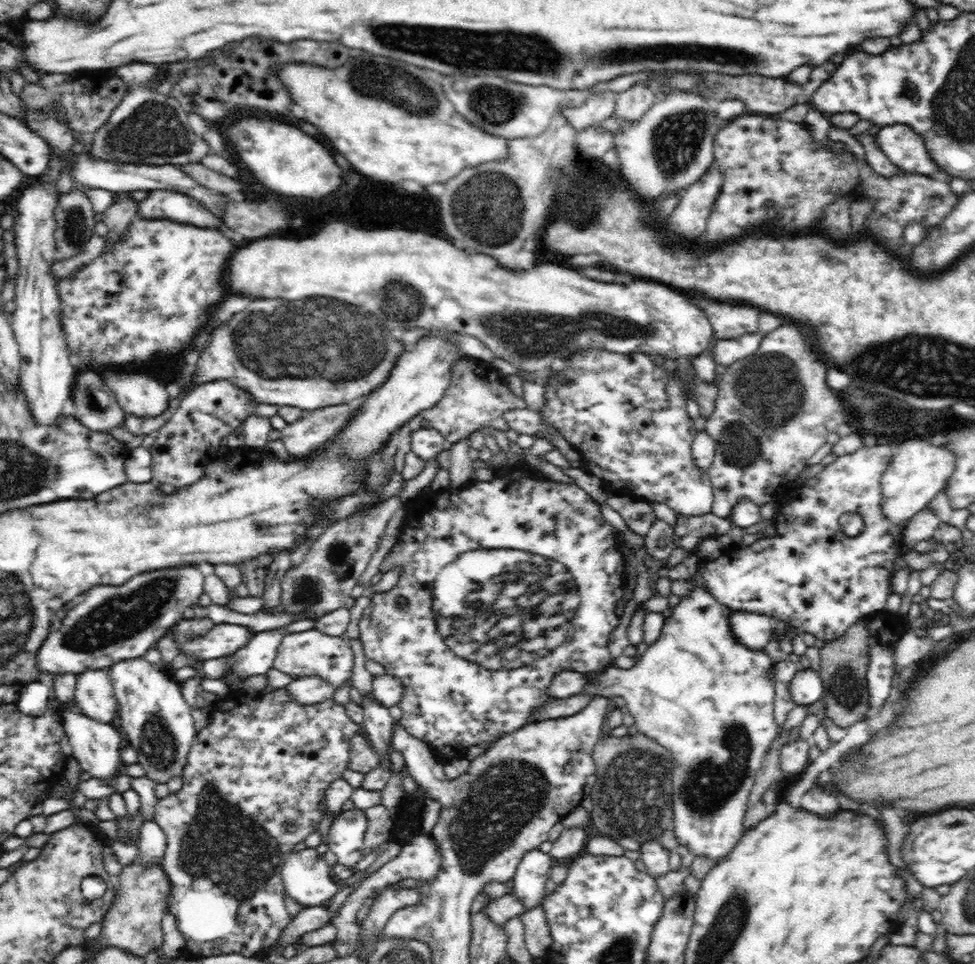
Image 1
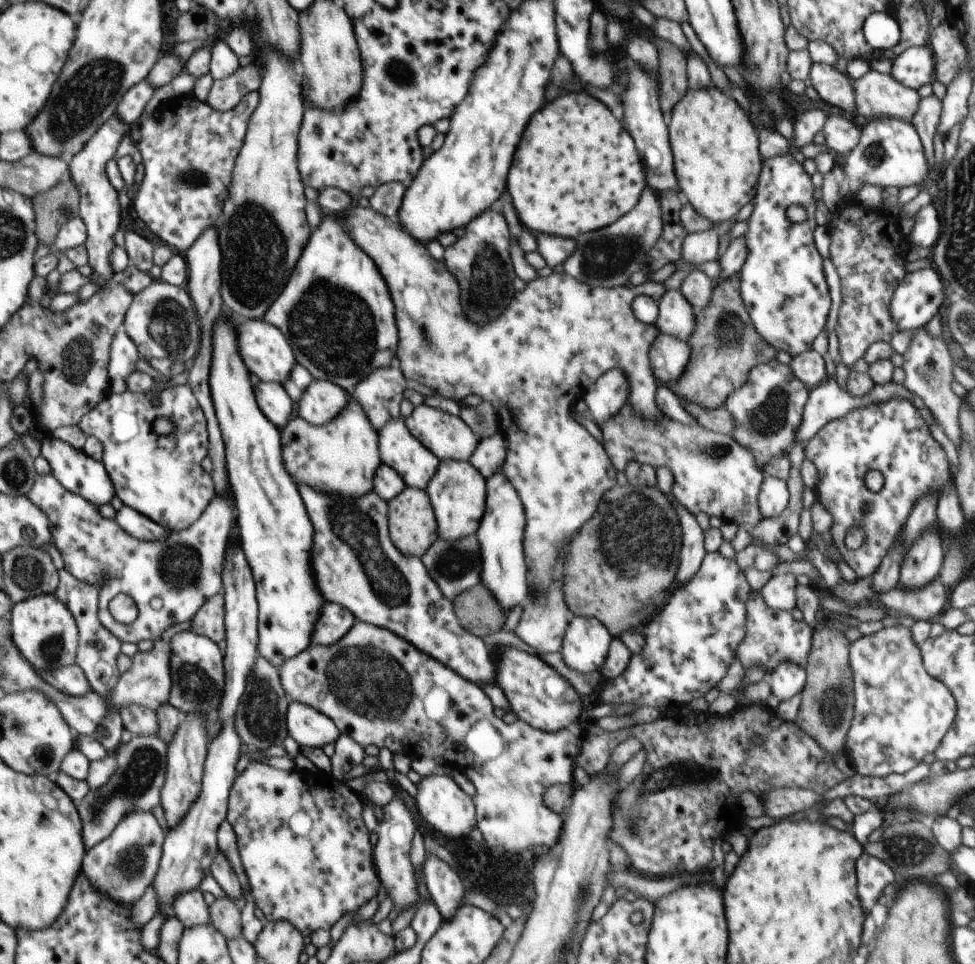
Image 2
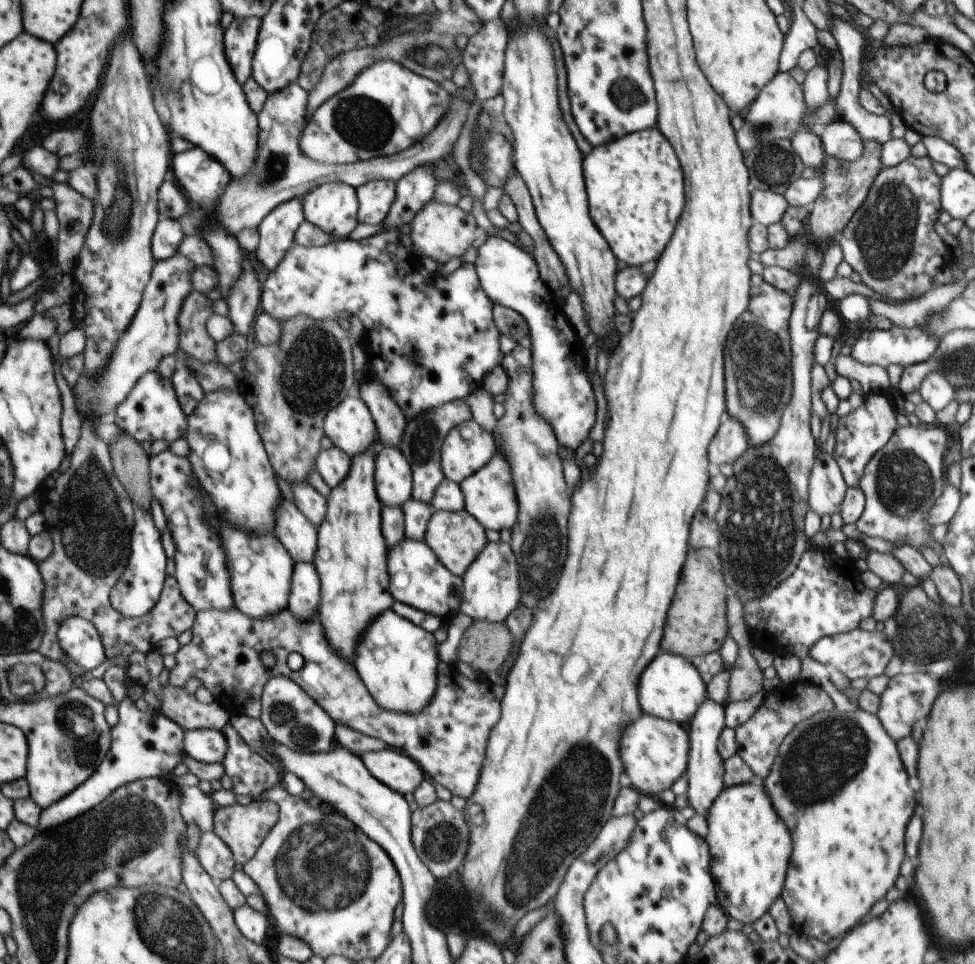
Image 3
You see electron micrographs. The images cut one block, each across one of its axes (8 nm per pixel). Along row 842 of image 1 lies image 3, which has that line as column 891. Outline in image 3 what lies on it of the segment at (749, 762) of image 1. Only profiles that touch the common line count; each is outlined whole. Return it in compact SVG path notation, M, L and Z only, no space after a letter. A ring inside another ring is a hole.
M921 669L917 672L909 674L900 673L890 679L885 692L880 695L880 708L877 712L877 717L882 721L886 732L895 741L898 741L901 738L906 738L906 736L910 736L912 732L912 724L914 724L916 720L918 721L920 718L926 718L926 716L928 716L928 712L930 712L930 708L932 708L932 704L934 704L936 696L938 696L936 684L942 683L938 683L937 680L934 680L934 677L931 677L928 673Z

